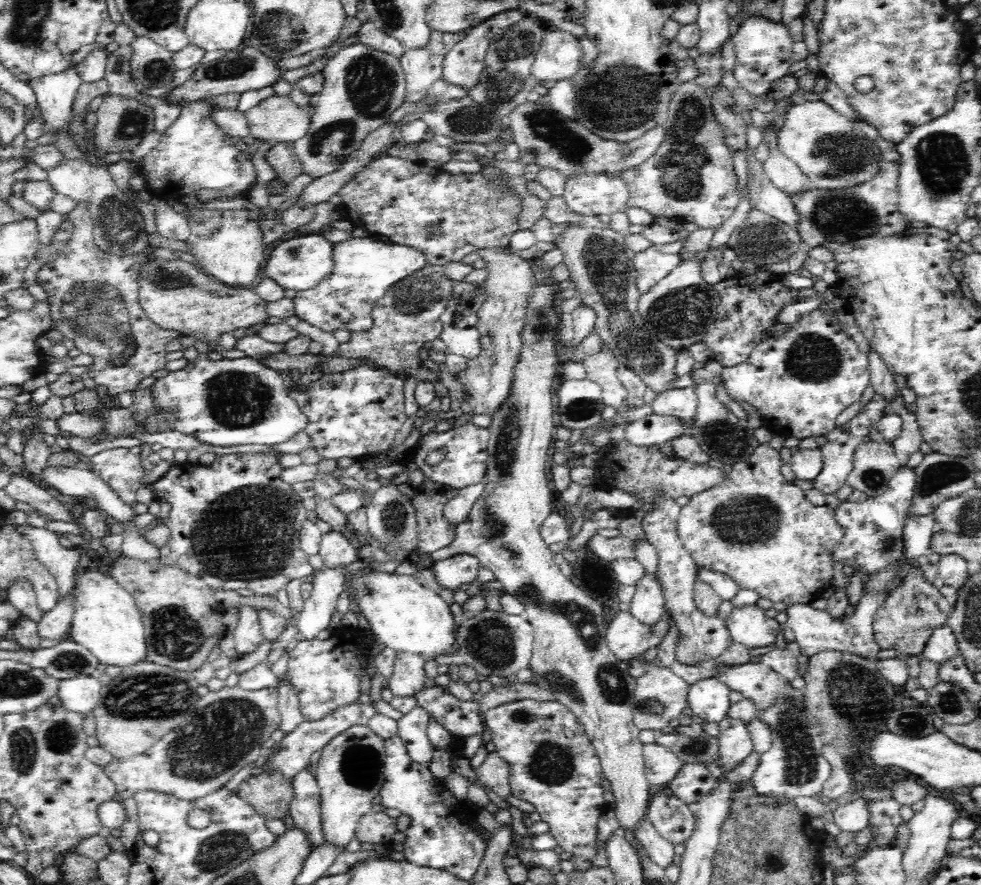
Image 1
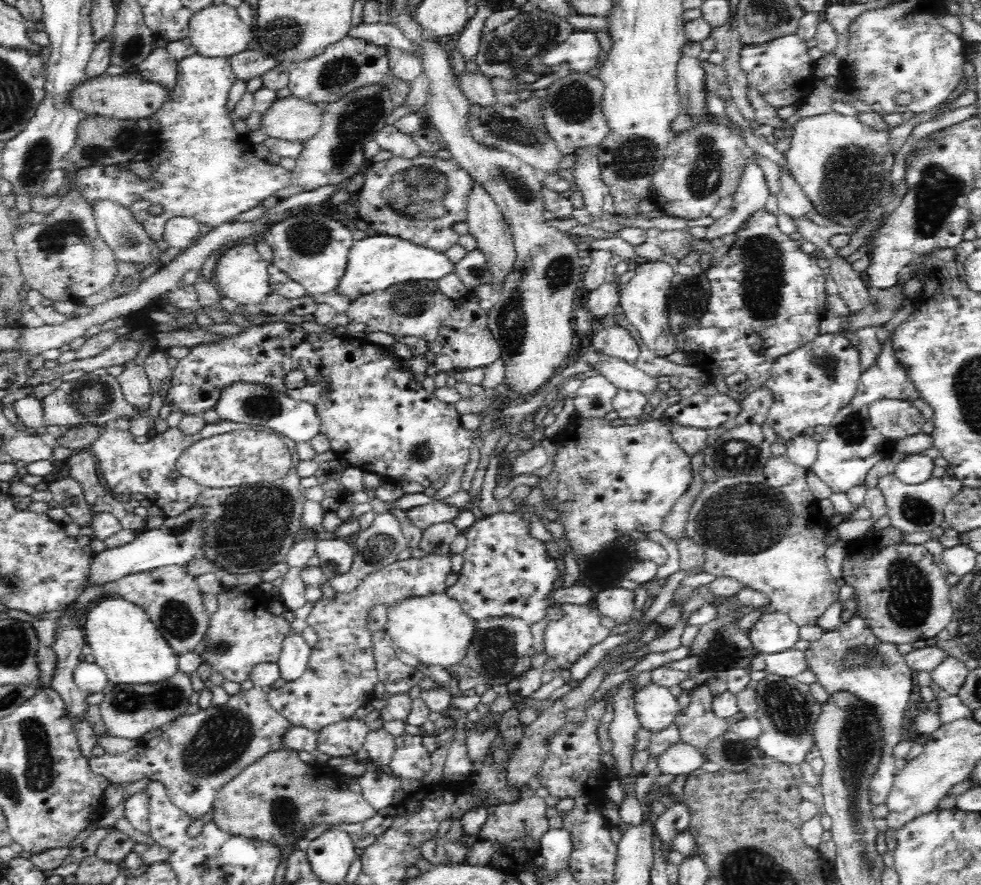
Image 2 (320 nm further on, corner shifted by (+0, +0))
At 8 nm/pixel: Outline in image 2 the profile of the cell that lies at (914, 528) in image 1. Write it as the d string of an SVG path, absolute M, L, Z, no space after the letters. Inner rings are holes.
M857 614L849 621L838 624L834 630L825 631L822 638L810 643L805 651L809 669L829 695L838 690L851 691L861 702L874 708L878 722L884 722L884 738L888 738L888 742L884 742L882 760L869 784L870 798L874 806L885 802L898 773L892 750L902 740L904 712L908 708L915 683L914 672L904 656L897 645L881 641L867 627L864 617Z

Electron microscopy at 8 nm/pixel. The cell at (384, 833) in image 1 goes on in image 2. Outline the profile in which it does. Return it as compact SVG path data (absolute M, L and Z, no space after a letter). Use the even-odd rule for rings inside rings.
M282 748L265 754L220 788L213 802L212 818L228 834L266 839L286 848L300 842L306 828L322 823L335 826L364 822L375 814L368 801L350 791L346 783L332 782L332 778L318 774L314 766L302 762L298 751Z

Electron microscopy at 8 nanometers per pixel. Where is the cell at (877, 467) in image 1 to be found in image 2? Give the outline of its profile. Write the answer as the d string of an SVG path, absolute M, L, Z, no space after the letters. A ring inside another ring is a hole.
M895 474L882 476L878 480L880 491L884 494L887 514L891 525L902 530L902 532L924 532L932 531L945 521L944 508L950 503L954 496L961 492L964 484L956 479L956 476L944 476L943 478L930 478L919 484L903 484Z

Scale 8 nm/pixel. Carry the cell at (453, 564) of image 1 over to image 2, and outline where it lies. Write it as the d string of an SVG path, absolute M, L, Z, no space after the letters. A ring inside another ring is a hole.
M446 551L444 554L432 553L422 558L398 559L389 566L368 574L353 592L336 593L334 598L322 597L310 603L313 607L305 620L307 626L318 634L318 641L311 650L304 674L268 692L270 706L282 714L291 726L304 727L314 732L322 727L354 717L360 706L369 704L375 698L374 685L379 681L374 649L372 649L372 633L368 629L369 613L375 609L387 610L398 599L412 598L413 595L445 593L445 580L452 571L451 556L452 553Z

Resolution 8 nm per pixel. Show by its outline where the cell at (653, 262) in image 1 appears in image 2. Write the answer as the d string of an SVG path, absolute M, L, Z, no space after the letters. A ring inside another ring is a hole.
M646 261L635 268L635 274L621 290L620 302L628 322L636 326L640 338L657 357L666 357L676 351L676 335L670 329L668 290L674 276L673 267L664 261Z

